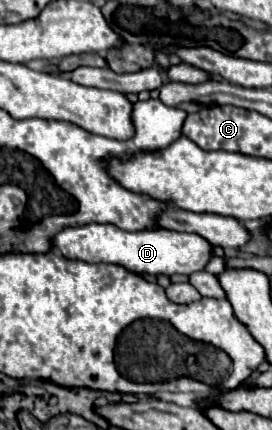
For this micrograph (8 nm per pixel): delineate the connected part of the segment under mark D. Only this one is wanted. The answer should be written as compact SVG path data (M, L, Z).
M86 224L78 228L64 228L54 236L54 246L70 260L84 262L106 262L118 264L134 274L150 276L172 276L172 274L194 274L204 270L210 260L212 246L198 234L174 232L174 230L144 230L144 232L126 232L112 224Z

